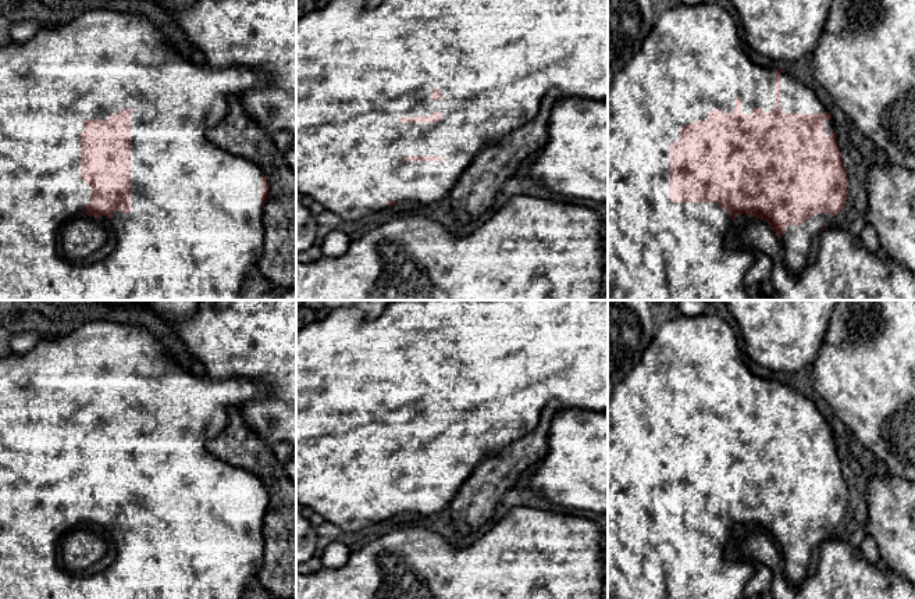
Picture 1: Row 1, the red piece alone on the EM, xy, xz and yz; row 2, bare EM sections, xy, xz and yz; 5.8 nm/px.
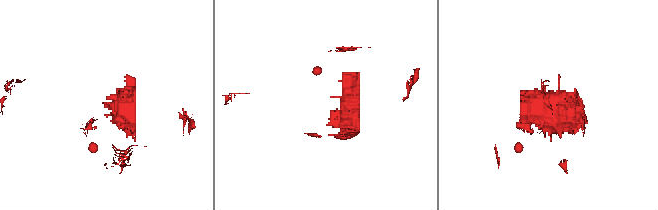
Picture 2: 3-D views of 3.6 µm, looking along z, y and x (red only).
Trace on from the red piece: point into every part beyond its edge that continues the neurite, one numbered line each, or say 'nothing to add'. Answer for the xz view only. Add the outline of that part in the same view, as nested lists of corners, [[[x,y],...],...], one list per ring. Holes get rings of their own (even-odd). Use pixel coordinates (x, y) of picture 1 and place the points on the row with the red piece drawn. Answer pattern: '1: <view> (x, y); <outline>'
1: xz (359, 70); [[[330,0],[323,8],[303,15],[296,21],[296,190],[320,203],[325,210],[343,220],[360,220],[388,207],[389,200],[416,202],[434,207],[449,197],[455,183],[471,161],[494,140],[531,121],[540,111],[541,101],[551,90],[559,90],[565,97],[585,97],[608,100],[608,0],[382,0],[377,7],[366,7],[363,0]],[[434,111],[442,114],[441,122],[402,122],[402,117],[430,117]],[[406,156],[441,156],[441,161],[406,161]]]

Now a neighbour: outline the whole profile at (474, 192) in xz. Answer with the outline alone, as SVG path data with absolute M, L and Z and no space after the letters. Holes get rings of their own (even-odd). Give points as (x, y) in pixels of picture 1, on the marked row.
M551 90L531 121L491 142L477 154L449 193L456 225L467 225L491 210L505 182L520 171L530 154L541 151L548 142L551 111L562 99L565 96L559 90Z

